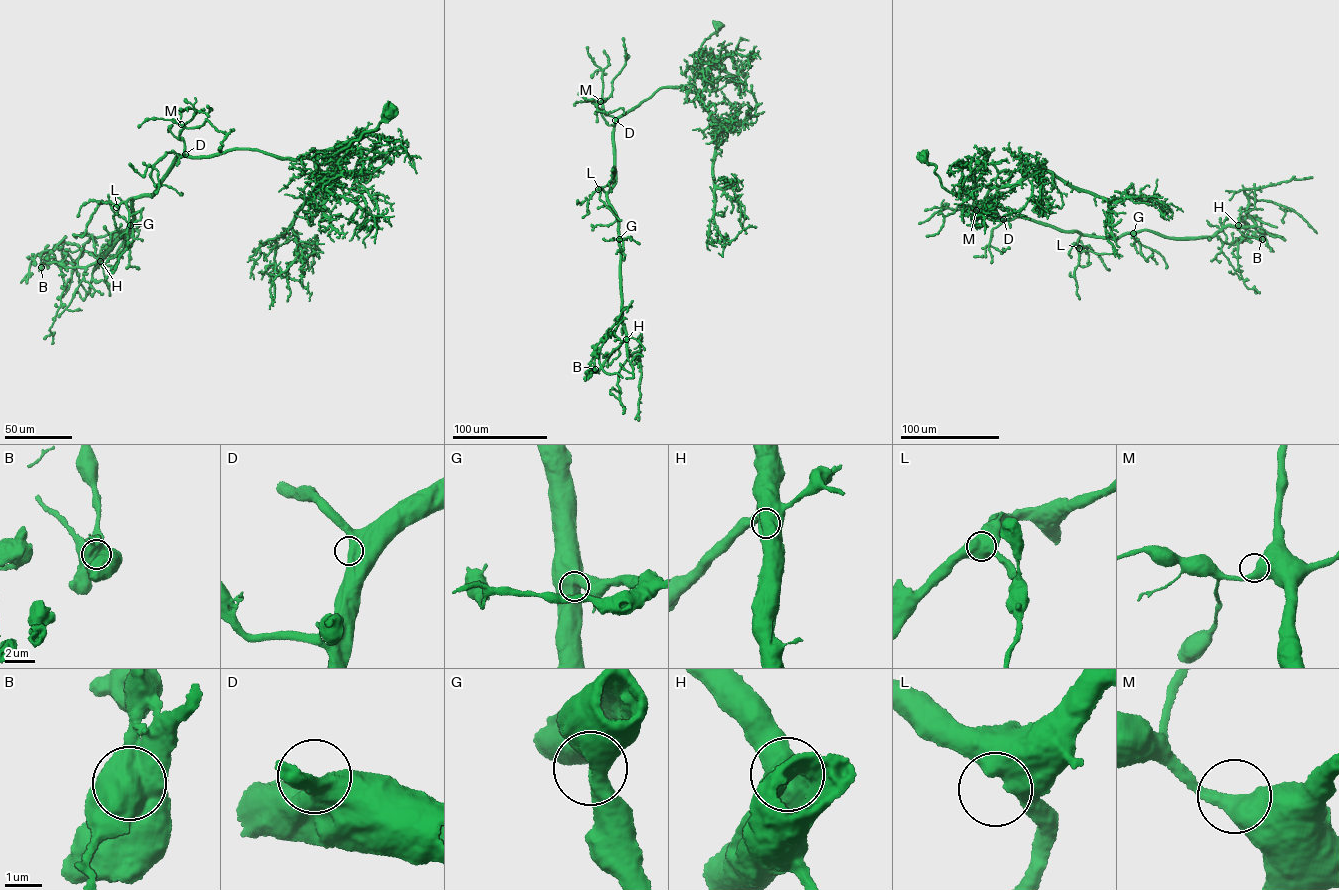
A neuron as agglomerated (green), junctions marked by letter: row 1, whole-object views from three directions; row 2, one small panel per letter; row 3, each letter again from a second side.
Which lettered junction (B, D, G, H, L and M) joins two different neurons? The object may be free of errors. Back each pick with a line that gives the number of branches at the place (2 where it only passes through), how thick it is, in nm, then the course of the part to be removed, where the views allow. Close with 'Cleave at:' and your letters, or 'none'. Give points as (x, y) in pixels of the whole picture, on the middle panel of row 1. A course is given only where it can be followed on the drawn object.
B: Branches: 2. Thickness 1000 nm. Course of the part to remove: (595, 369), (591, 360), (611, 333), (614, 332), (622, 342)
Cleave at: B

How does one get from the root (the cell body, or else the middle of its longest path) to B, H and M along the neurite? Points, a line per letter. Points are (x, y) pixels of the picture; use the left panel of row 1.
B: (390, 111), (330, 157), (242, 148), (178, 156), (150, 197), (130, 204), (133, 222), (99, 261), (41, 267)
H: (390, 111), (330, 157), (242, 148), (178, 156), (150, 197), (130, 204), (133, 222), (100, 261)
M: (390, 111), (334, 155), (320, 151), (312, 158), (242, 148), (192, 157), (179, 138), (181, 124)

